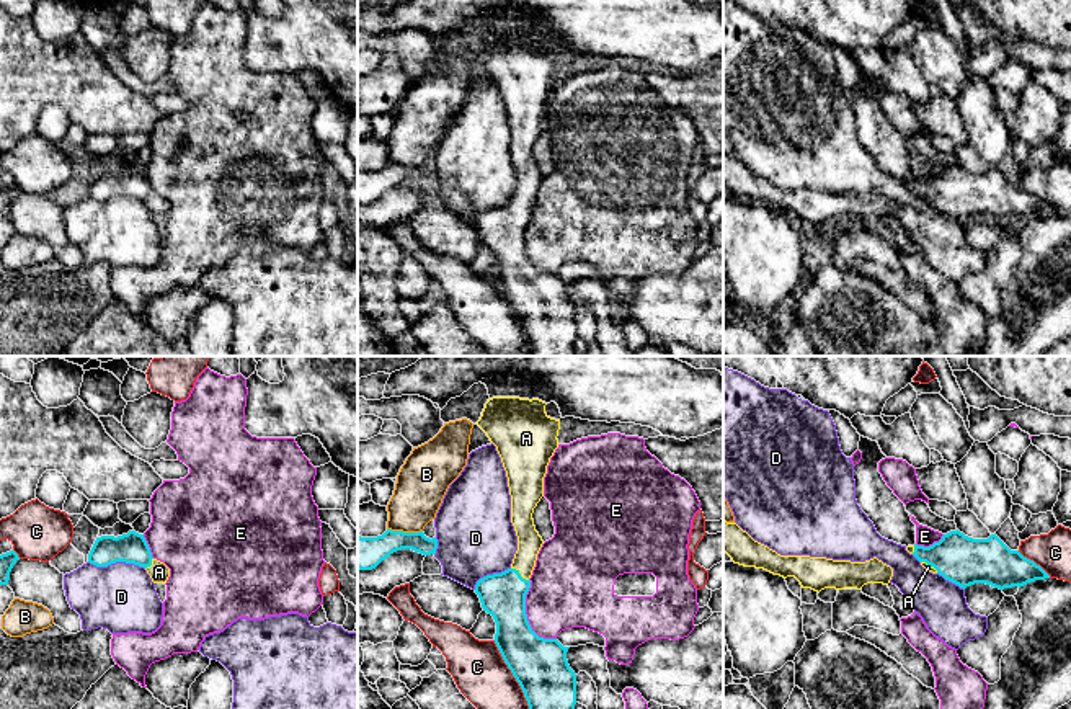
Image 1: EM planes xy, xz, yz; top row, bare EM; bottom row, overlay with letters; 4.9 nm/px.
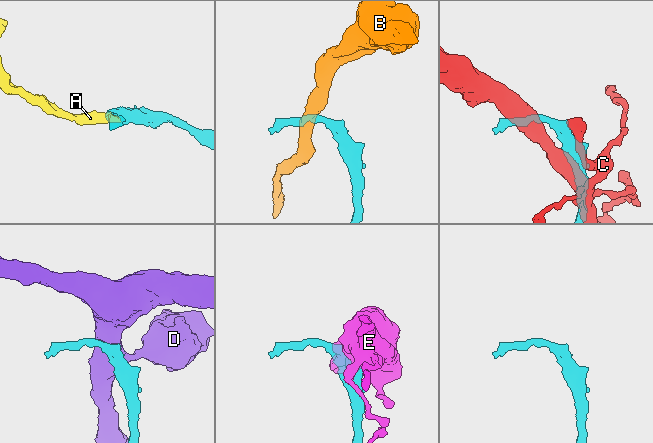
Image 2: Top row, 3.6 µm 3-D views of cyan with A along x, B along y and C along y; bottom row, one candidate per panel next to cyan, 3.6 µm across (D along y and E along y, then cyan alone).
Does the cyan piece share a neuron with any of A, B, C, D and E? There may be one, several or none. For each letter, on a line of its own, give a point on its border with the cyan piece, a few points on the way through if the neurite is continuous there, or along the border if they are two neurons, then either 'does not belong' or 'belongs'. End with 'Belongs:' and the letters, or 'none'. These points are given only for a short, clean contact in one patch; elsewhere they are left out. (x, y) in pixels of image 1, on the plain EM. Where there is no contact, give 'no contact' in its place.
A: contact xz (519, 208); way xz (503, 229), (519, 208), (529, 177); belongs
B: contact xz (405, 167); border xz (387, 162), (422, 165); does not belong
C: contact xz (516, 314); does not belong
D: contact xy (116, 195); does not belong
E: contact xz (526, 250); does not belong
Belongs: A

